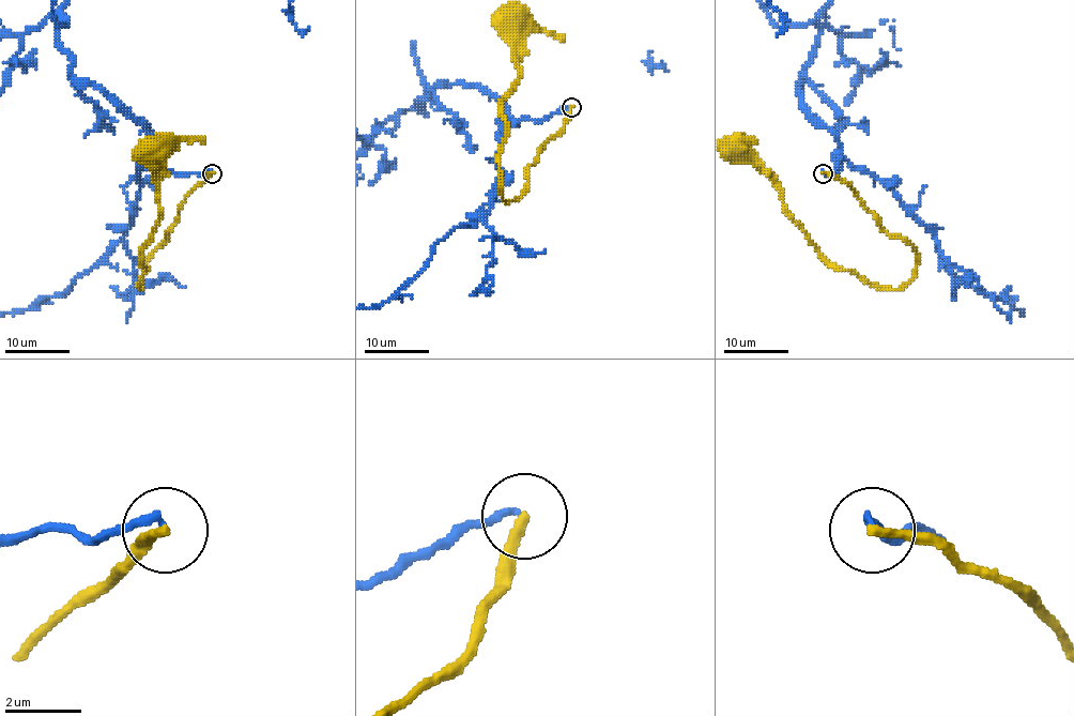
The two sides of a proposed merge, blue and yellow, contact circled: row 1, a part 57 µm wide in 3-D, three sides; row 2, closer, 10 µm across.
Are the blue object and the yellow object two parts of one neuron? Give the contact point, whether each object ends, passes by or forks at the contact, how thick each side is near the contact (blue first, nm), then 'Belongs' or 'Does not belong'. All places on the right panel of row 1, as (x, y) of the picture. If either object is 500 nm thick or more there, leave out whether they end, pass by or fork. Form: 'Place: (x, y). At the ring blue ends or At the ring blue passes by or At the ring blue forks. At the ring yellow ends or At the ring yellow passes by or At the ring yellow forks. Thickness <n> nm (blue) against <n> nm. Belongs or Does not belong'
Place: (823, 173). At the ring blue ends. At the ring yellow ends. Thickness 180 nm (blue) against 240 nm. Does not belong

